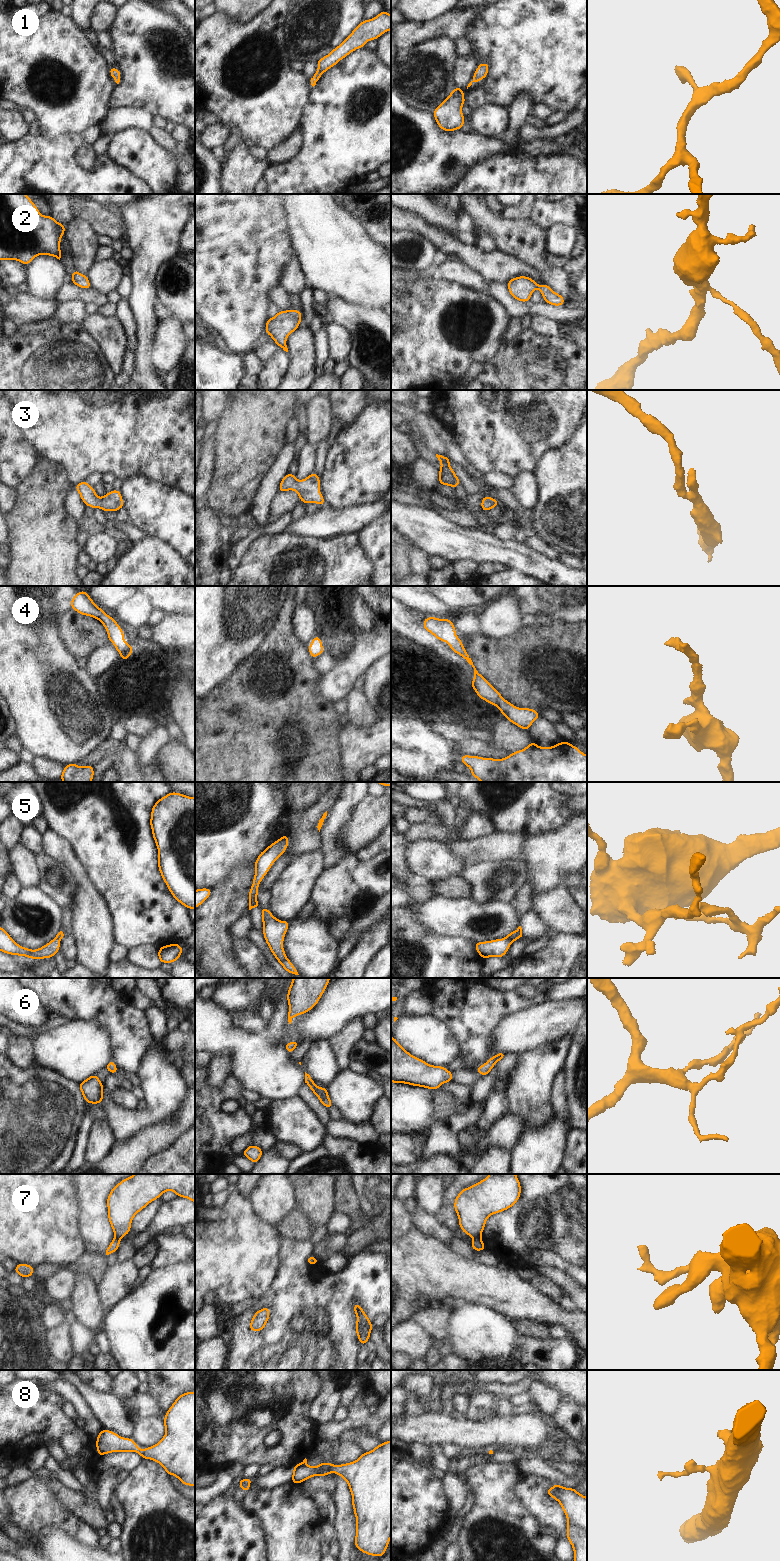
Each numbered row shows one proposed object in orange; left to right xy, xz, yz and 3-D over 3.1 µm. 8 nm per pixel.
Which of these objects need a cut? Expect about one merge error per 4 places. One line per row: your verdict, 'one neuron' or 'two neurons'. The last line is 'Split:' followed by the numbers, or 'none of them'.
1: one neuron
2: one neuron
3: one neuron
4: one neuron
5: two neurons
6: one neuron
7: two neurons
8: one neuron
Split: 5, 7

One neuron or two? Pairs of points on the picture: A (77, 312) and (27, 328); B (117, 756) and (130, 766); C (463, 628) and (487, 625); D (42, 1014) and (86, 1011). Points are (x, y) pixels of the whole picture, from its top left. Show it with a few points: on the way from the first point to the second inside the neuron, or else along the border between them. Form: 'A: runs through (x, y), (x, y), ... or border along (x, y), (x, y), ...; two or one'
A: runs through (65, 314), (53, 322), (39, 326); one
B: runs through (120, 758), (127, 764); one
C: border along (478, 616), (479, 631); two
D: border along (42, 1004), (50, 1014); two

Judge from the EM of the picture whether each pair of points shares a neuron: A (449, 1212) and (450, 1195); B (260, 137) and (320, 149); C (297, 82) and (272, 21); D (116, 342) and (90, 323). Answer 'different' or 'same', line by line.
A: same
B: different
C: same
D: same

